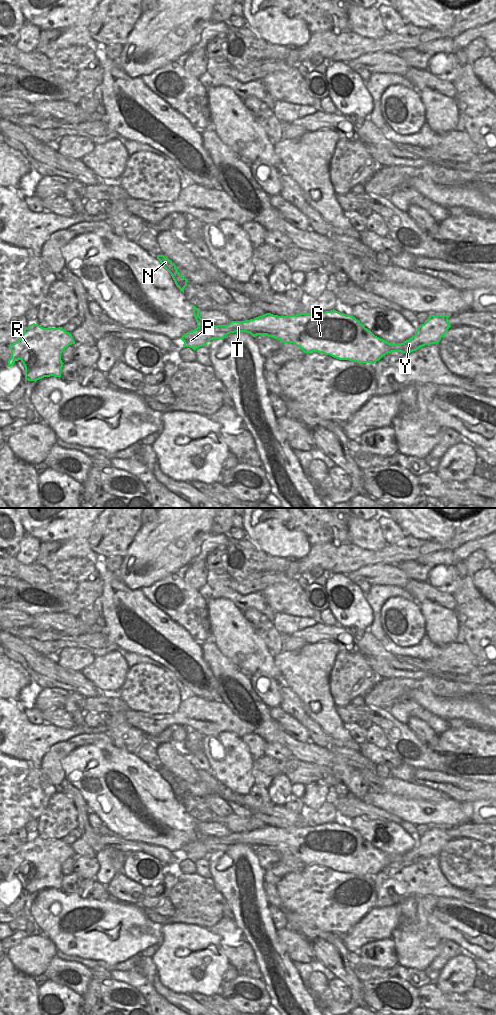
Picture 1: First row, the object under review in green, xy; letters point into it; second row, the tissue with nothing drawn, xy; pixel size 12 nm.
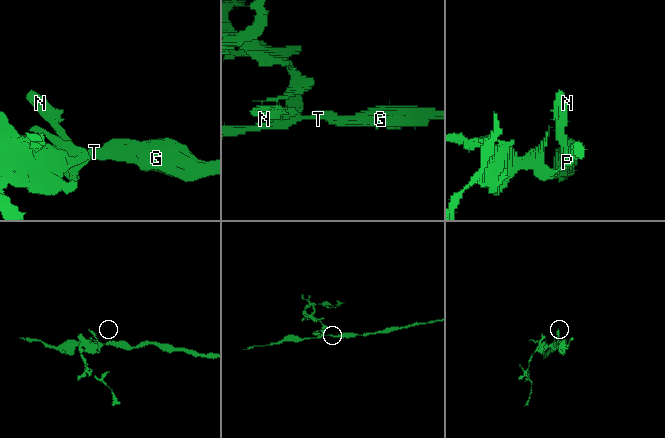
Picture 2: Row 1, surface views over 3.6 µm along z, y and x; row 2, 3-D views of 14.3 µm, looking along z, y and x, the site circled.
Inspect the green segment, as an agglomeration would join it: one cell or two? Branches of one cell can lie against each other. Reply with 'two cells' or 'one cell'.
two cells

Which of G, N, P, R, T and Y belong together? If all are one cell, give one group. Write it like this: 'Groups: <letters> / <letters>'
Groups: G P R T Y / N

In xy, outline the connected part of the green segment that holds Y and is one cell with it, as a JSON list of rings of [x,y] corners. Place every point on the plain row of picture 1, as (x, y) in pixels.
[[[334,821],[319,825],[298,825],[289,828],[266,825],[246,833],[231,833],[227,837],[214,837],[214,840],[217,843],[224,844],[224,849],[235,844],[250,845],[253,849],[267,847],[268,849],[279,851],[281,855],[293,855],[304,865],[318,864],[339,872],[374,876],[391,864],[411,865],[425,857],[438,856],[451,839],[448,834],[450,828],[430,827],[424,836],[417,839],[414,848],[400,856],[389,855],[375,848],[352,827],[346,827]]]

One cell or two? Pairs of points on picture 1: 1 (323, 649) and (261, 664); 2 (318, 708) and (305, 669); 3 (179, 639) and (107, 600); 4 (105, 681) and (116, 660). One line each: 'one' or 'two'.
1: two
2: one
3: one
4: one

